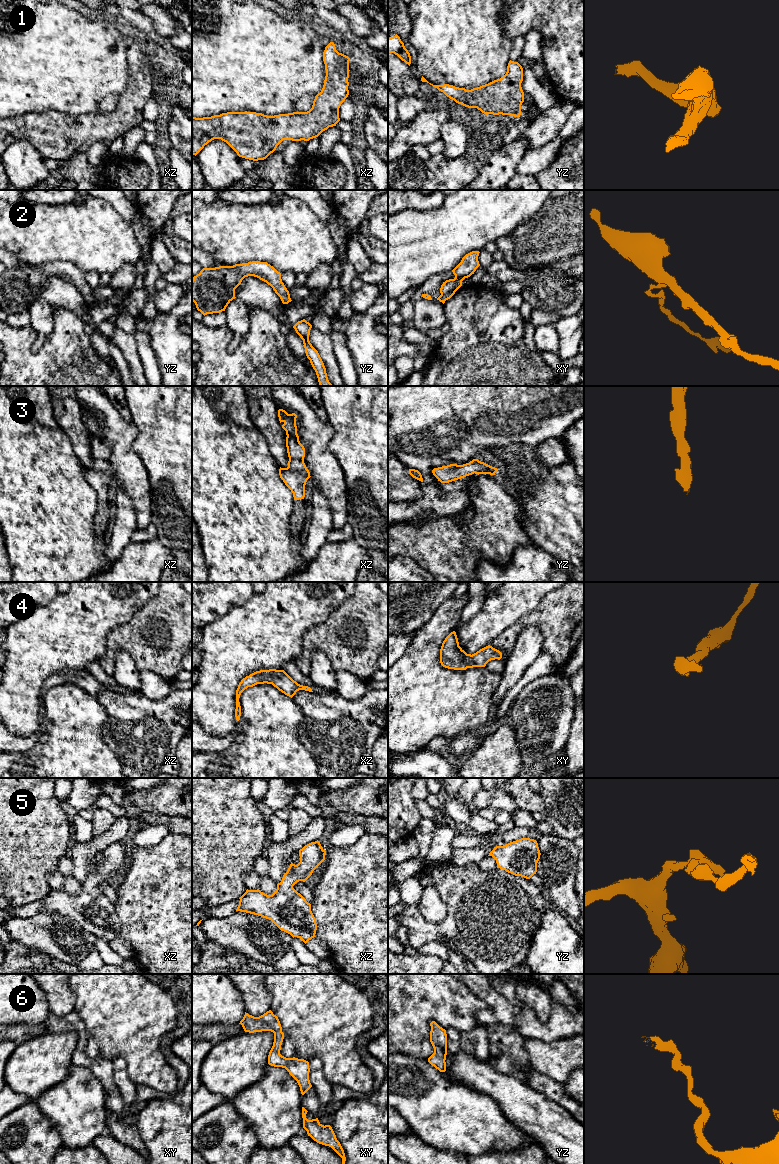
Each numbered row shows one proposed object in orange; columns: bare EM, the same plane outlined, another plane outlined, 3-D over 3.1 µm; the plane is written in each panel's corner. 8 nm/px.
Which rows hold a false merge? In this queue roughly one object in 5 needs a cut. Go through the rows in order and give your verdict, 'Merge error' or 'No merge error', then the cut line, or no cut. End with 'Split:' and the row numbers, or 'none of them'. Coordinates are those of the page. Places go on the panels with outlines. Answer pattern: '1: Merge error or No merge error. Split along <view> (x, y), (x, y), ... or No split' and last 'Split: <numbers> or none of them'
1: No merge error. No split
2: No merge error. No split
3: No merge error. No split
4: No merge error. No split
5: No merge error. No split
6: No merge error. No split
Split: none of them

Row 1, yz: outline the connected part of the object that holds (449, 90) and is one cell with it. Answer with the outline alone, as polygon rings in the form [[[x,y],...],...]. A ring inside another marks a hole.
[[[509,61],[506,74],[500,79],[471,90],[453,85],[432,85],[447,97],[468,108],[477,108],[488,115],[510,115],[519,117],[524,102],[521,87],[523,68],[518,62]],[[423,76],[422,82],[429,83]]]

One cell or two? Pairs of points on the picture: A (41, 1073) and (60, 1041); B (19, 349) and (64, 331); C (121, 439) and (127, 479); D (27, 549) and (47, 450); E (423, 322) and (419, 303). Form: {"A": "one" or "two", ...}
{"A": "one", "B": "one", "C": "one", "D": "one", "E": "one"}

